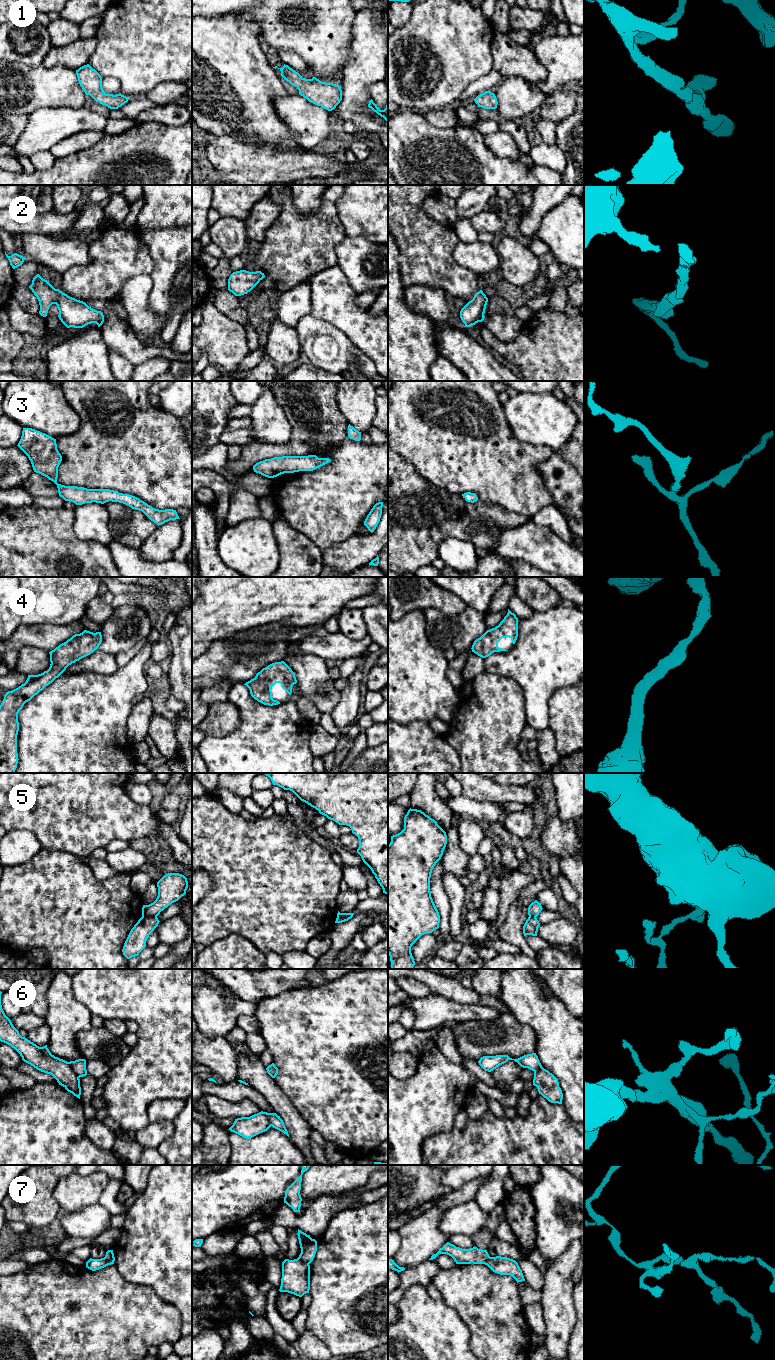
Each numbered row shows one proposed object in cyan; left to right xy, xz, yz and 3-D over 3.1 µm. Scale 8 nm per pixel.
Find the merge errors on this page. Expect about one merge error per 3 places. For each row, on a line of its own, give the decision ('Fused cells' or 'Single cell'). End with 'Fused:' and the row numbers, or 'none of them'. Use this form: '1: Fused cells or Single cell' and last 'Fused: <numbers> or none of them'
1: Single cell
2: Single cell
3: Single cell
4: Single cell
5: Fused cells
6: Fused cells
7: Fused cells
Fused: 5, 6, 7

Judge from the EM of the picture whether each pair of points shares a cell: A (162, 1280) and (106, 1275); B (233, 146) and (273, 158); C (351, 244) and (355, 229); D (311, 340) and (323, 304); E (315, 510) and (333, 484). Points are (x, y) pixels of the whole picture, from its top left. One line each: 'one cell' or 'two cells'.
A: two cells
B: one cell
C: two cells
D: two cells
E: one cell

